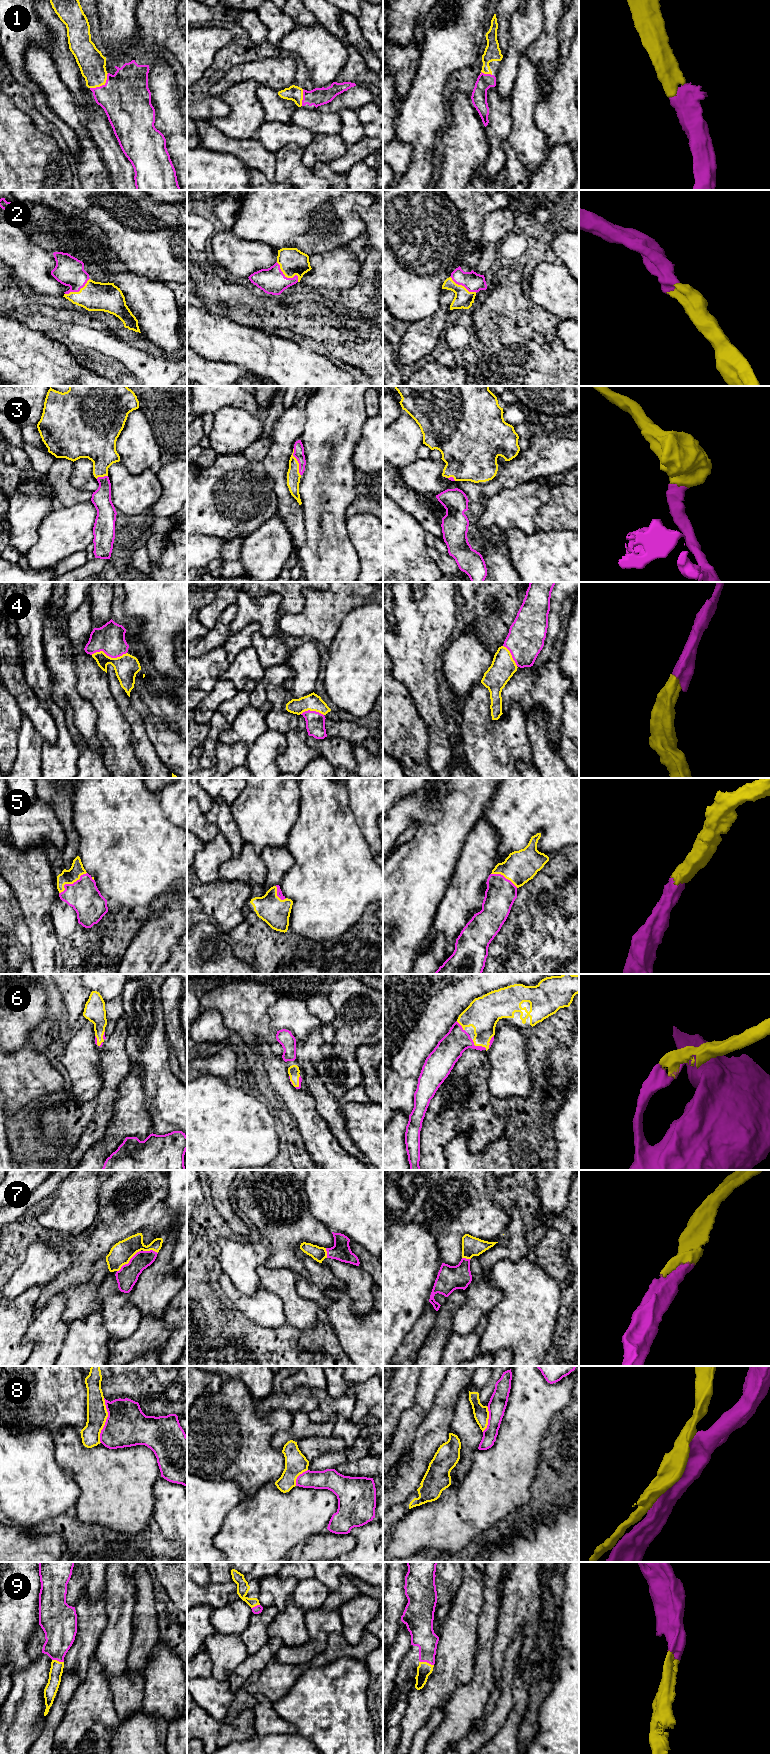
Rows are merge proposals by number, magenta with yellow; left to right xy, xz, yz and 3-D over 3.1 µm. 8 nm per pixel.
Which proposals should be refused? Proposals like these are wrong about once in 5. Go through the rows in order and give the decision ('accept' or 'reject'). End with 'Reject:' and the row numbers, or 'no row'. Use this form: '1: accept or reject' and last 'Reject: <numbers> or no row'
1: accept
2: accept
3: accept
4: accept
5: accept
6: accept
7: accept
8: reject
9: accept
Reject: 8

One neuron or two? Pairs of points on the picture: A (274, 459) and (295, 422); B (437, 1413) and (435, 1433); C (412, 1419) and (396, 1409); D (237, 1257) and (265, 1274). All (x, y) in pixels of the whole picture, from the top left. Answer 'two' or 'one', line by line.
A: one
B: one
C: two
D: two

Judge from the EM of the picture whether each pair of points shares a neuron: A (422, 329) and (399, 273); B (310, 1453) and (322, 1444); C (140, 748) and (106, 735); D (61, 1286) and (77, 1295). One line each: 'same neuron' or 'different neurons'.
A: different neurons
B: same neuron
C: different neurons
D: different neurons

